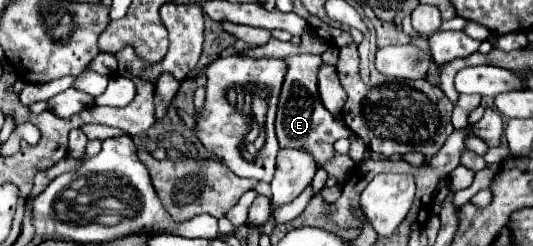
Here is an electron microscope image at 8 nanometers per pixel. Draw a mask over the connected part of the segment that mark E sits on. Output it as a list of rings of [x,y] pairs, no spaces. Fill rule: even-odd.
[[[291,55],[283,59],[287,65],[285,81],[279,95],[279,107],[277,107],[277,119],[275,119],[275,131],[279,139],[279,147],[299,147],[303,151],[309,151],[317,163],[317,167],[323,167],[333,159],[335,149],[333,143],[341,138],[349,138],[350,129],[346,129],[341,123],[335,123],[333,115],[325,111],[325,105],[321,103],[321,97],[317,95],[317,69],[321,65],[319,55]]]

